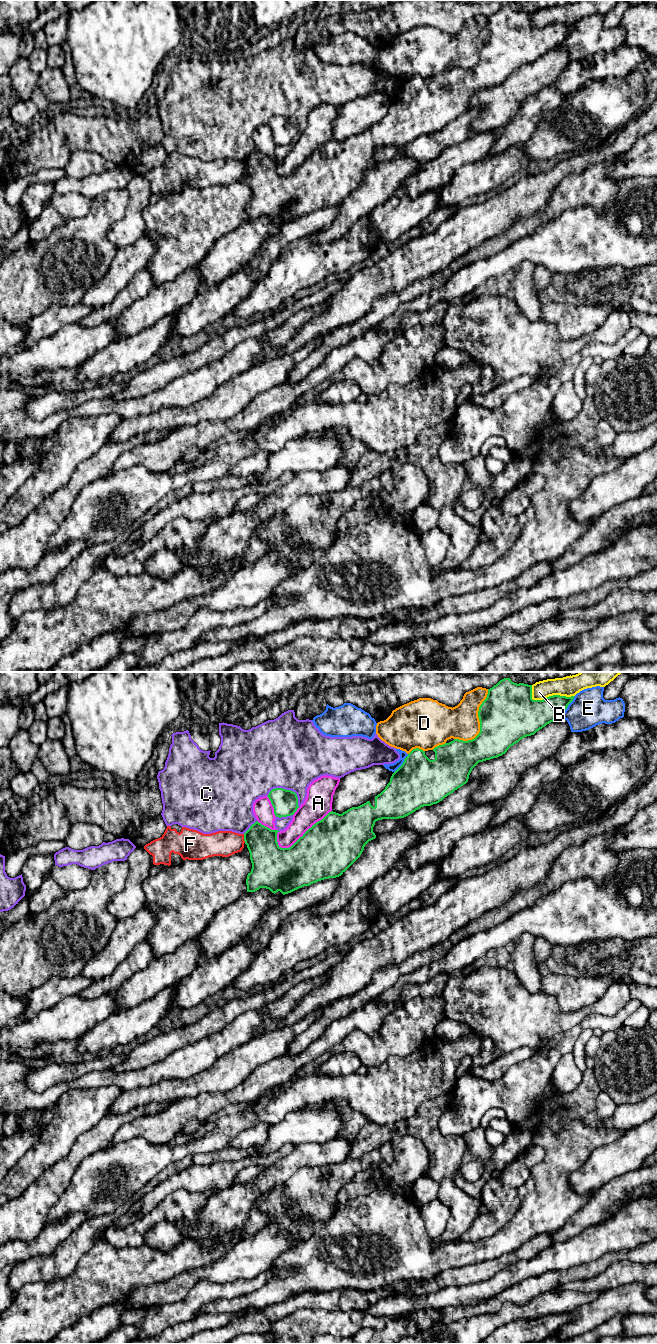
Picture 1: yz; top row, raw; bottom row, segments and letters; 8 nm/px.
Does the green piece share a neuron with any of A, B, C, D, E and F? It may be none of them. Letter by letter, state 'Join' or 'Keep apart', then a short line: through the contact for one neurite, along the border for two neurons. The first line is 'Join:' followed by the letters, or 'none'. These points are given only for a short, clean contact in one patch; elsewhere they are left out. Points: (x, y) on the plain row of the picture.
Join: none
A: Keep apart
B: Keep apart
C: Keep apart
D: Keep apart
E: Keep apart
F: Keep apart. Line: yz (243, 162), (245, 170)

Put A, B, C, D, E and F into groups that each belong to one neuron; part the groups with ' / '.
A / B / C / D F / E

